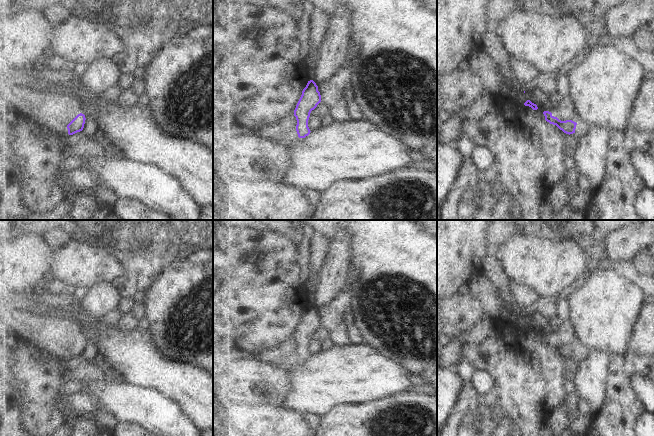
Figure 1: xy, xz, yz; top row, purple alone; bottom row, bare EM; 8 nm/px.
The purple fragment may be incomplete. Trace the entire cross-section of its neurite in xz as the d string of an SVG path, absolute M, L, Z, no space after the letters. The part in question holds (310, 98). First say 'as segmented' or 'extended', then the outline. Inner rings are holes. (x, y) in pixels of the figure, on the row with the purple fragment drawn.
extended; M313 80L308 81L296 105L294 114L257 131L257 134L277 144L290 147L299 138L310 134L308 120L310 113L321 102L318 86Z

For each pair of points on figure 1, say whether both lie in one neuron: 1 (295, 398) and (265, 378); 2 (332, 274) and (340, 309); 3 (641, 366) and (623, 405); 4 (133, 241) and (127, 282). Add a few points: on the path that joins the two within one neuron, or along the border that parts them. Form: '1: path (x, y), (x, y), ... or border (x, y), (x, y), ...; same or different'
1: border (290, 371), (291, 388), (285, 402); different
2: border (350, 278), (342, 292), (331, 303), (318, 310); different
3: path (630, 372), (623, 379), (623, 394); same
4: path (133, 251), (133, 272); same

